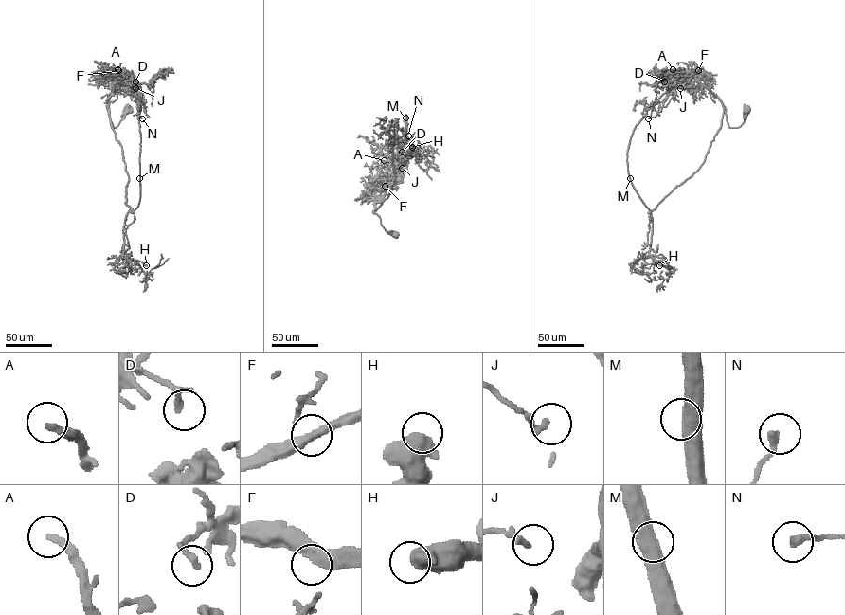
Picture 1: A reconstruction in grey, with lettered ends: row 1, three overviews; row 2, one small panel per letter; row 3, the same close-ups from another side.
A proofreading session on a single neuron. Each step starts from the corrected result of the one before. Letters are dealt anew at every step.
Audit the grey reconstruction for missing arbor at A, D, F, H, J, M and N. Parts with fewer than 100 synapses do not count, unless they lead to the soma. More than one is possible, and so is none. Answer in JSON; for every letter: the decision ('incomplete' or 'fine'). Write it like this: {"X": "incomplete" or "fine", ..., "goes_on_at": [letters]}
{"A": "incomplete", "D": "fine", "F": "fine", "H": "incomplete", "J": "fine", "M": "fine", "N": "fine", "goes_on_at": ["A", "H"]}

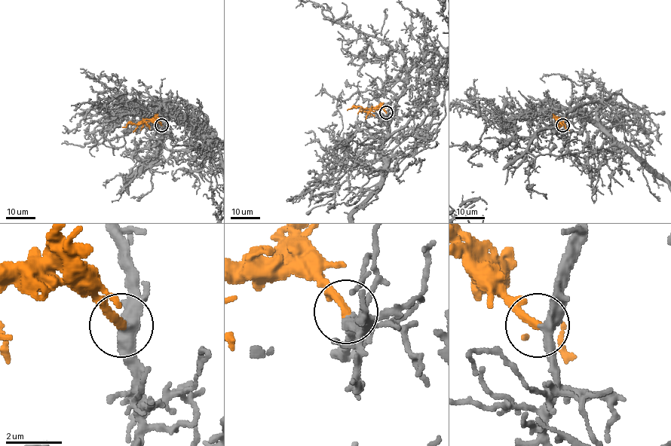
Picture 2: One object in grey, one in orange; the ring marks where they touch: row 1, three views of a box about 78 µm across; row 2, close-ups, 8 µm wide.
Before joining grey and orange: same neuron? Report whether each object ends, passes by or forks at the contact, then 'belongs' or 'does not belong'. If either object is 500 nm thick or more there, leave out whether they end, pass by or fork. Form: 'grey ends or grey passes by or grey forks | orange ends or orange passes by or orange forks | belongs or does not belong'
grey passes by | orange ends | belongs

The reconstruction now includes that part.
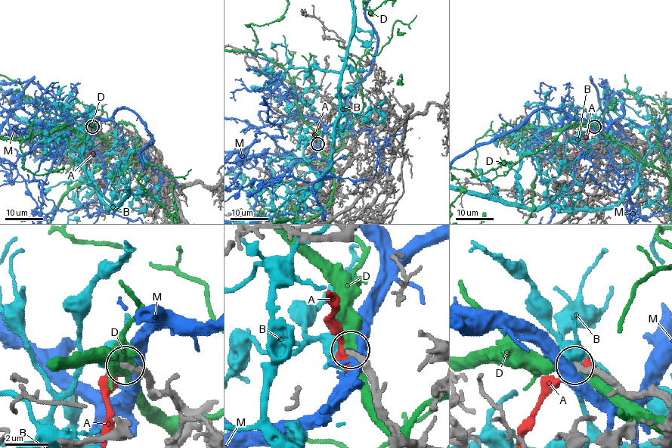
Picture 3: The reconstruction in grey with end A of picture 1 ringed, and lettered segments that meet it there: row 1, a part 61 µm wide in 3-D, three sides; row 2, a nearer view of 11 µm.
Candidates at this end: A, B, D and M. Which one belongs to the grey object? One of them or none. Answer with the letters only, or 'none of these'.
none of these

